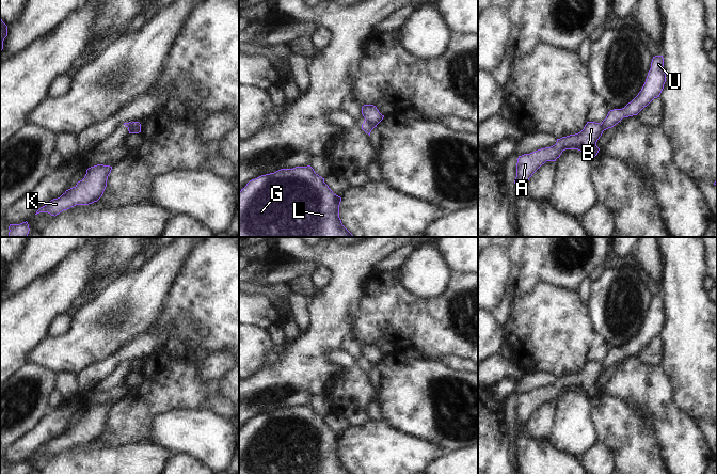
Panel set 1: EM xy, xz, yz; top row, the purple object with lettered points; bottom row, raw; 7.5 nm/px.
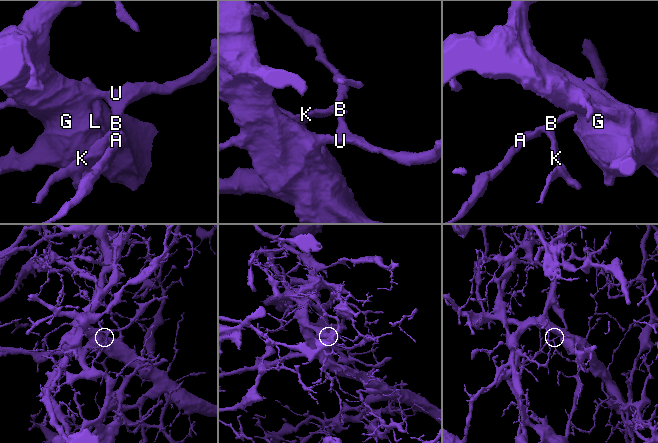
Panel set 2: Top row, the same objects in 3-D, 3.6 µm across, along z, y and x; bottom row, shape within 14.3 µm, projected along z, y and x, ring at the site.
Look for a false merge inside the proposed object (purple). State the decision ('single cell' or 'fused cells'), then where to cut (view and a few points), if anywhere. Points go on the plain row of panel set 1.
fused cells; cut in xz along (365, 359), (376, 365)

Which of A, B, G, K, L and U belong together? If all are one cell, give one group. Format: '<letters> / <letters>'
A B K / G L U

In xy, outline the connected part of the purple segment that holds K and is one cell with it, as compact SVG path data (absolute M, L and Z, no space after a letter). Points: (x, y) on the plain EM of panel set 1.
M103 404L89 407L82 420L66 429L60 437L53 438L47 444L41 446L35 454L48 452L55 456L63 449L76 444L89 444L97 441L103 433L111 409L112 406Z

